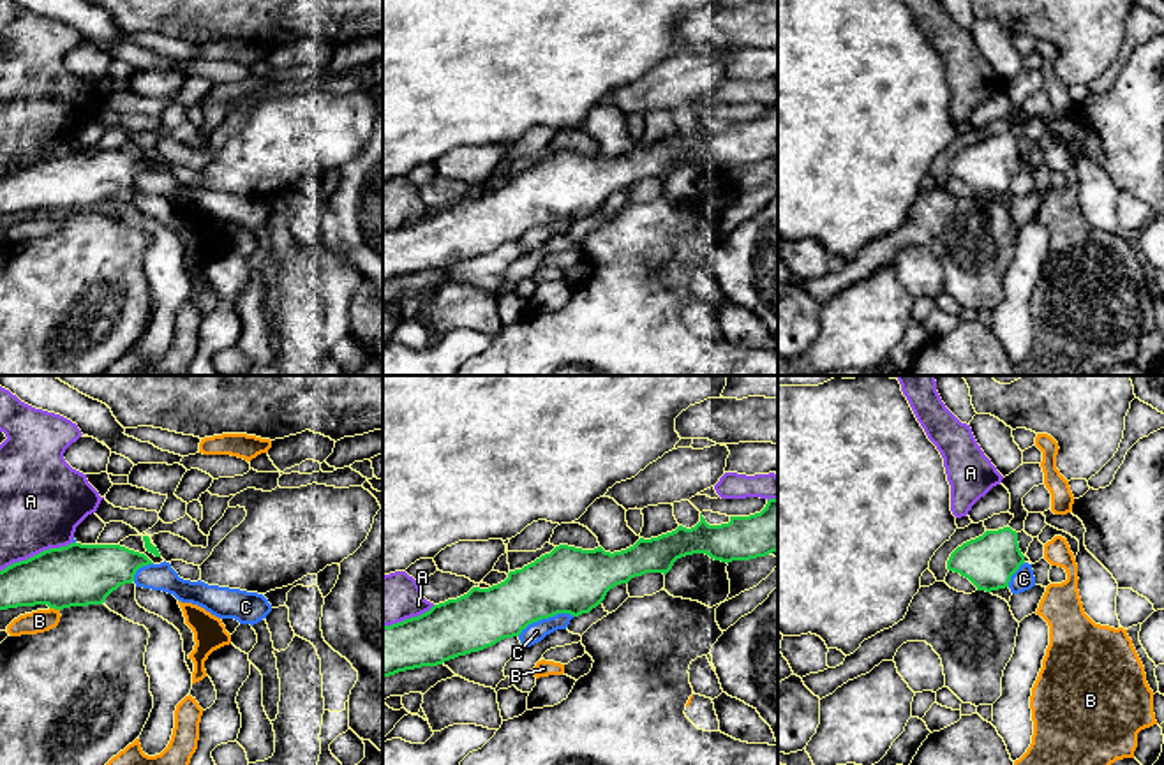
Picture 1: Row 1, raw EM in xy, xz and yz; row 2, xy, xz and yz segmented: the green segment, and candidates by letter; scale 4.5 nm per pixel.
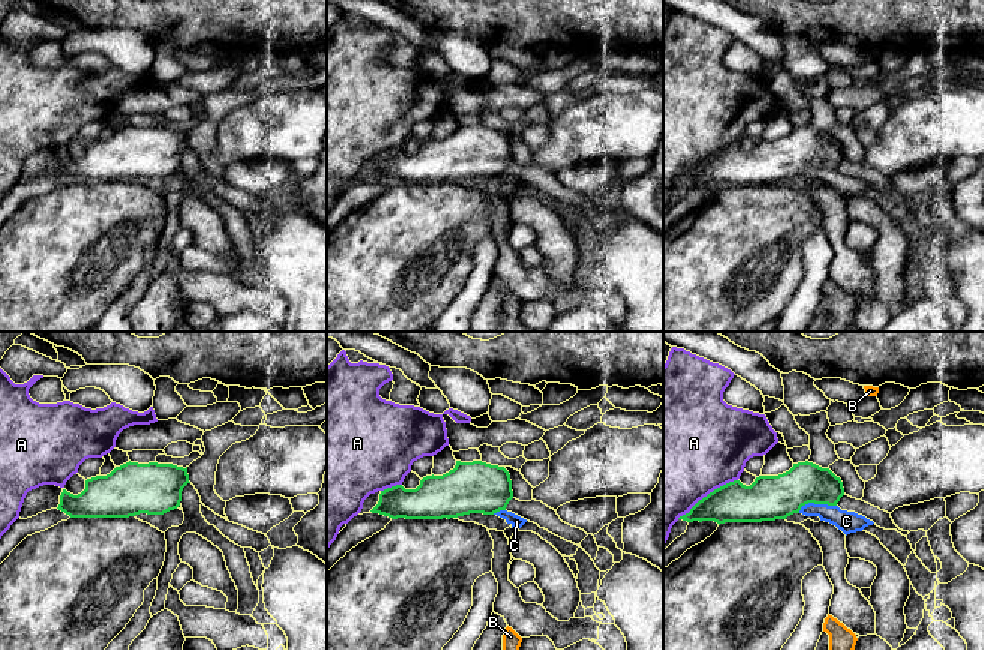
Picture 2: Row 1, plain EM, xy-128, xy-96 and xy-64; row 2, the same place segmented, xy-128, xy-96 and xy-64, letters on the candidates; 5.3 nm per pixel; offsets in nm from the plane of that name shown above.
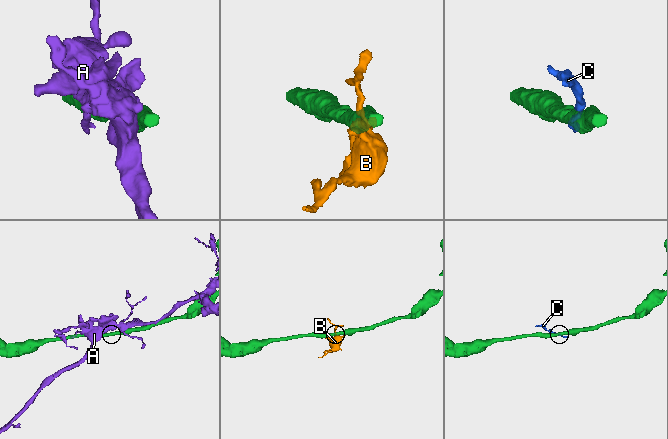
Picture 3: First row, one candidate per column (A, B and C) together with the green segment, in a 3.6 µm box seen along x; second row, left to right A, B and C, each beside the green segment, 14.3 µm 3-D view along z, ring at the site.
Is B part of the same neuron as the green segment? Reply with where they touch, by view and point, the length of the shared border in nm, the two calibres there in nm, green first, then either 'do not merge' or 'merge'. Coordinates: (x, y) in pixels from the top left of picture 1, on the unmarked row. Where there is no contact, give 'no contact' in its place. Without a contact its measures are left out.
meets green in xy at (55, 214); contact 50 nm long; 280 nm thick on the green side, 100 nm on the other; do not merge

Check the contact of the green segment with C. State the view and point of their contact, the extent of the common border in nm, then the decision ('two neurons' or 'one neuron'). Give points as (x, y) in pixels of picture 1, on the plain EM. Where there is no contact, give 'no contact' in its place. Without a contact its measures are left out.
meets green in xz at (545, 222); contact 280 nm long; two neurons

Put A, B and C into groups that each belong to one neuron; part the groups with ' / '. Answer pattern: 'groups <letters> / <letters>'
groups A / B / C

